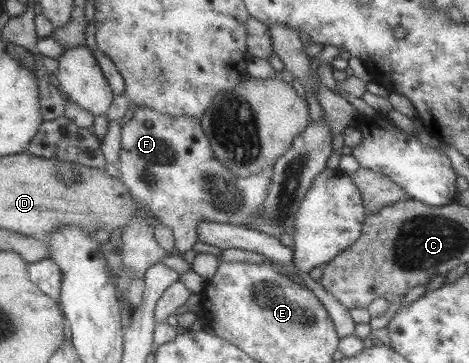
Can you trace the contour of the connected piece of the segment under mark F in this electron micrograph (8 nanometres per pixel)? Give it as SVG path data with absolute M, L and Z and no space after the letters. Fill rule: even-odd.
M133 107L133 110L127 115L128 119L121 122L121 147L116 165L120 173L120 181L127 187L133 199L142 199L148 205L156 221L168 225L173 233L176 251L182 255L198 241L196 225L200 221L212 221L246 228L246 223L252 217L256 217L266 197L268 181L272 175L271 168L248 177L235 176L212 155L208 138L204 135L198 118L172 117L148 107Z

